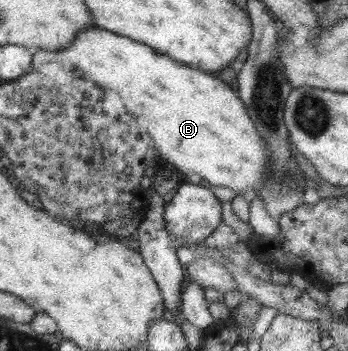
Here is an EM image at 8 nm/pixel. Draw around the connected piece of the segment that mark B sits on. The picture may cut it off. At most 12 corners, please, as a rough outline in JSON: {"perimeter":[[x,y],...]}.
{"perimeter":[[97,26],[72,63],[181,174],[263,188],[266,142],[222,80]]}

